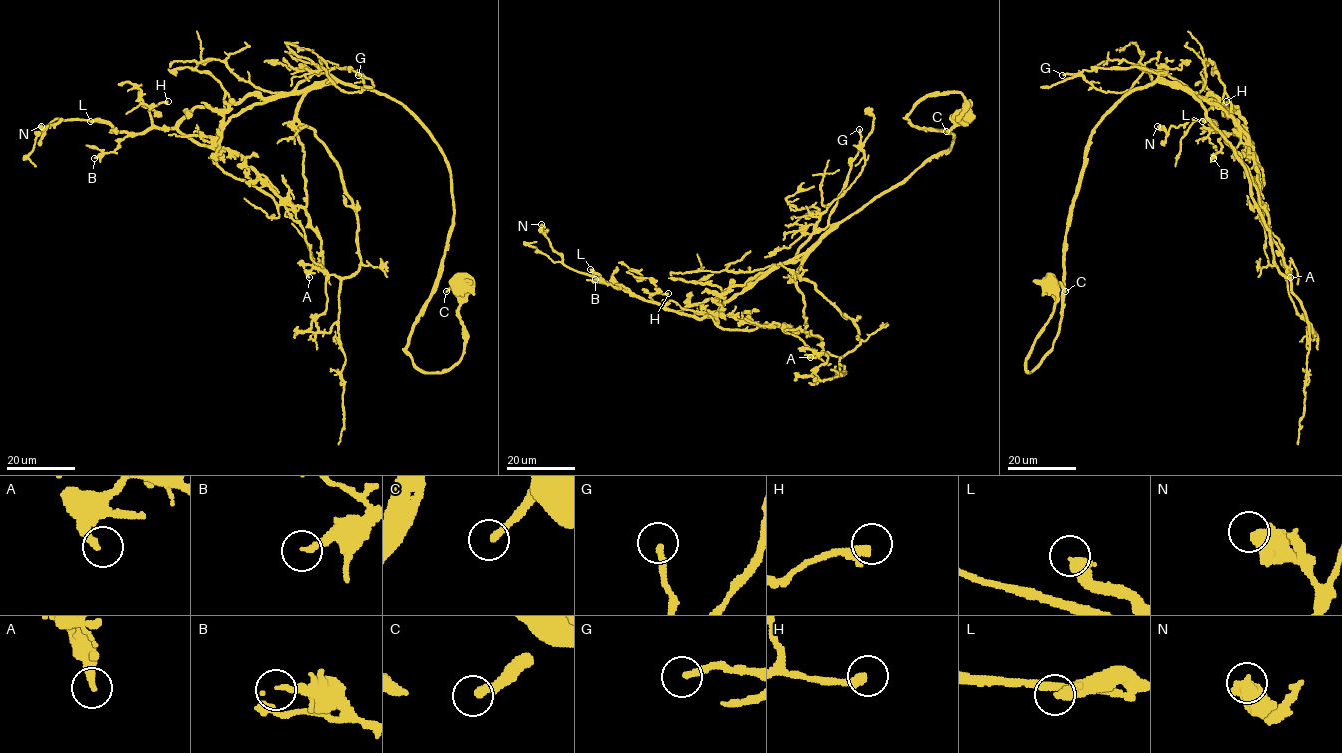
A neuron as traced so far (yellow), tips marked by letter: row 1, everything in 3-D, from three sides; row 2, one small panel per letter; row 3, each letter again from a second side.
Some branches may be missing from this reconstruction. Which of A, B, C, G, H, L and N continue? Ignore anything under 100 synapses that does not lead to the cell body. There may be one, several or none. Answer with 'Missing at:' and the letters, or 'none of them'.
Missing at: L

